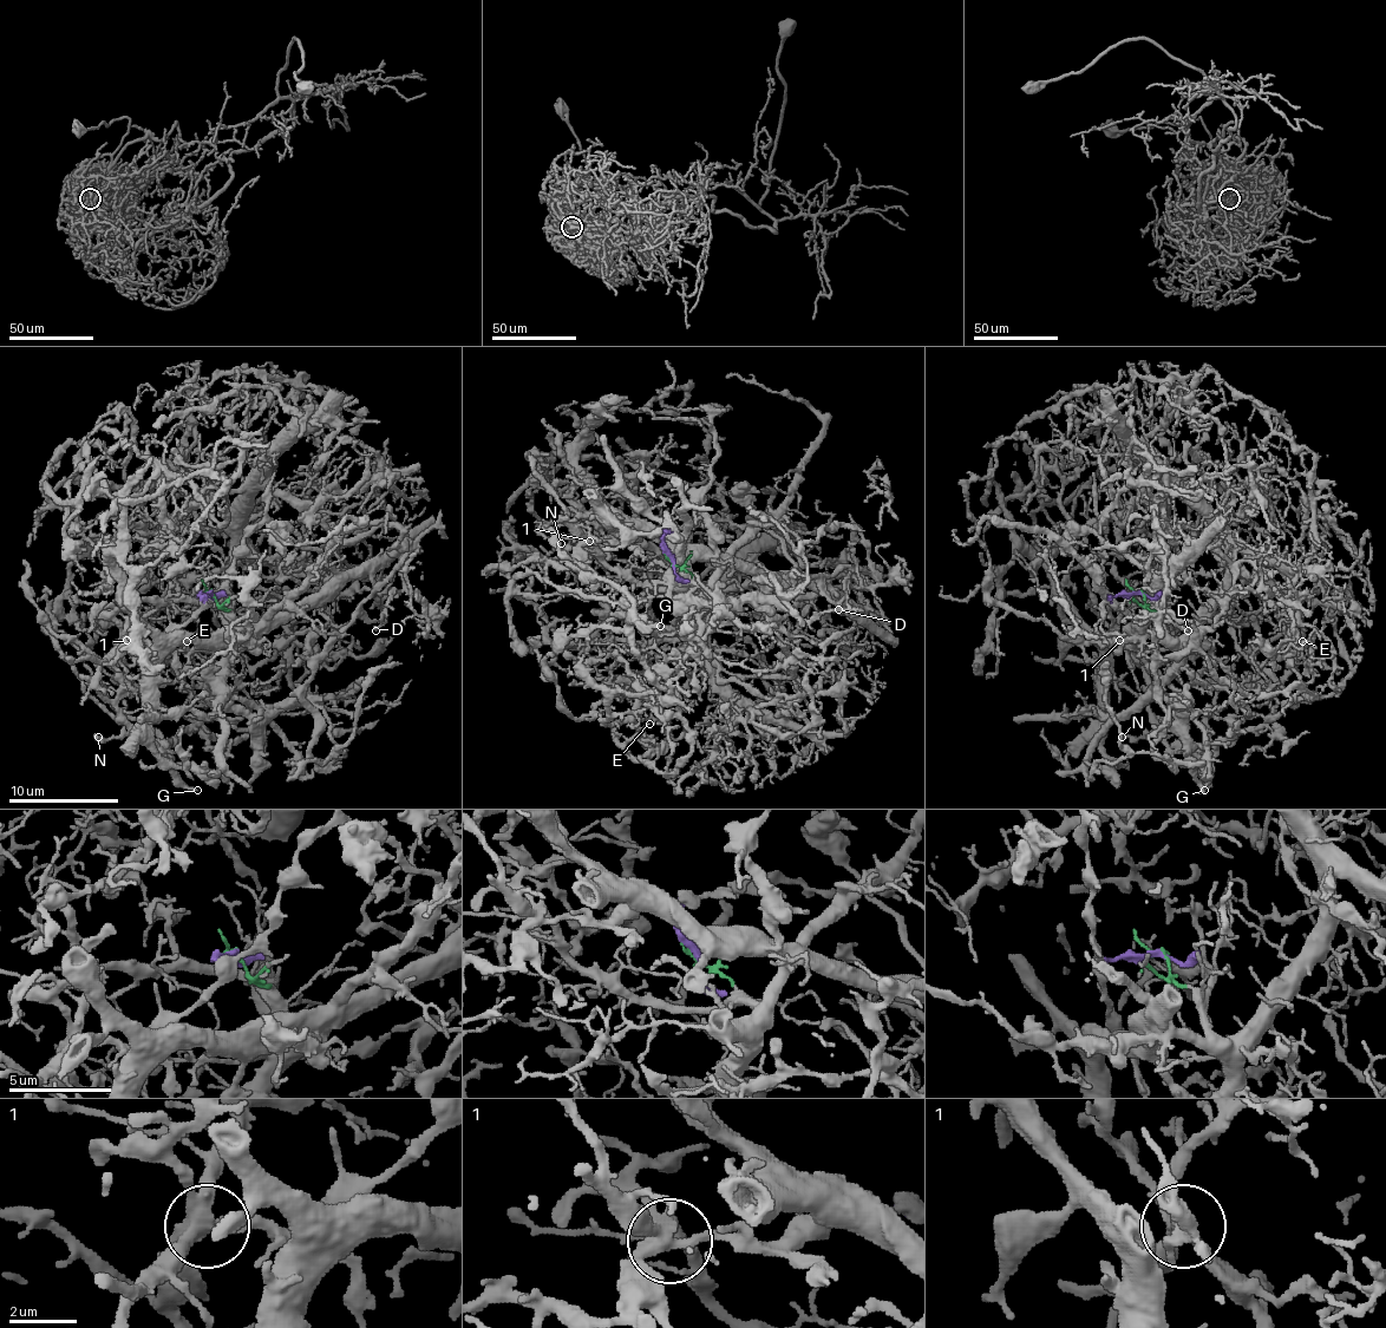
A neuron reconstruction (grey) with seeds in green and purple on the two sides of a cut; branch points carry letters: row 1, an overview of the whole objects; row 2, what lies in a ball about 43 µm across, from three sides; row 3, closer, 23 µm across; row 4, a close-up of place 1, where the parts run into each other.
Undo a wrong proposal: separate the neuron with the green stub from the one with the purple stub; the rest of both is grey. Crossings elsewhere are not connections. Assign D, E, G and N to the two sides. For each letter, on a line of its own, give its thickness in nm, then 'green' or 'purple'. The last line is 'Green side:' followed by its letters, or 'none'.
D: calibre 200 nm; green
E: calibre 70 nm; green
G: calibre 240 nm; purple
N: calibre 240 nm; purple
Green side: D, E

